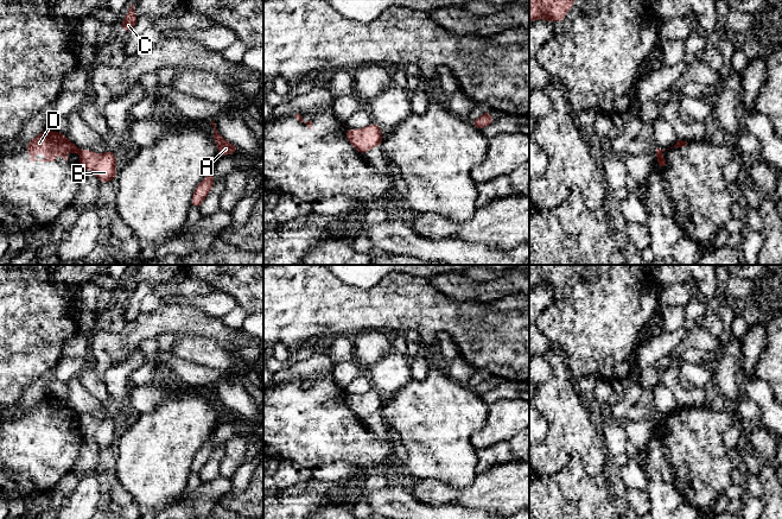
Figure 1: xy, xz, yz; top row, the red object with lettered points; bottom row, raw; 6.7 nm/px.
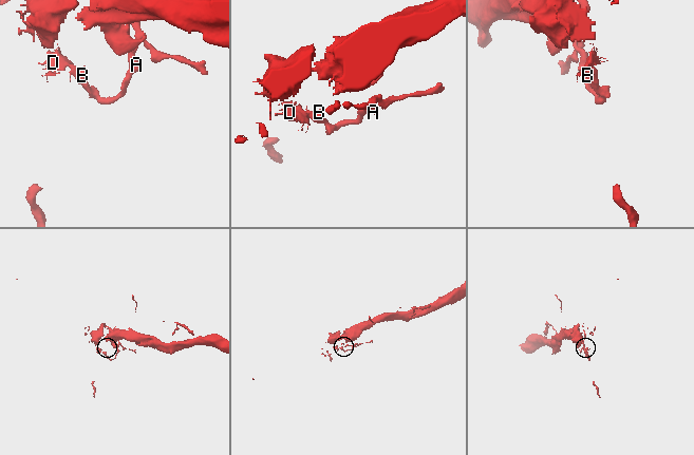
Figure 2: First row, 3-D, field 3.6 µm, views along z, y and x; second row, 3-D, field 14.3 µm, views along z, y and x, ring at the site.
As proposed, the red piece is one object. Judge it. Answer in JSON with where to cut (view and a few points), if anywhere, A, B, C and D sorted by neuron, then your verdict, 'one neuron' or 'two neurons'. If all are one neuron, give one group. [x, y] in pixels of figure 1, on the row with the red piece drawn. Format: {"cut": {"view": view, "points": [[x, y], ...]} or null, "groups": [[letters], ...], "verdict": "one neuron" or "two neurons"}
{"cut": {"view": "xy", "points": [[82, 150], [80, 152]]}, "groups": [["A", "B", "C"], ["D"]], "verdict": "two neurons"}

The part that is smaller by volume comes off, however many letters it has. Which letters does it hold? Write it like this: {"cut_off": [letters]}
{"cut_off": ["A", "B", "C"]}

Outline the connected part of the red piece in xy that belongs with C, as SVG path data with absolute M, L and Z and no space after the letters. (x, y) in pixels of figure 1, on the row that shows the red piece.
M132 4L128 13L126 14L122 25L120 26L123 31L132 31L135 26L138 17L134 11L134 5Z

